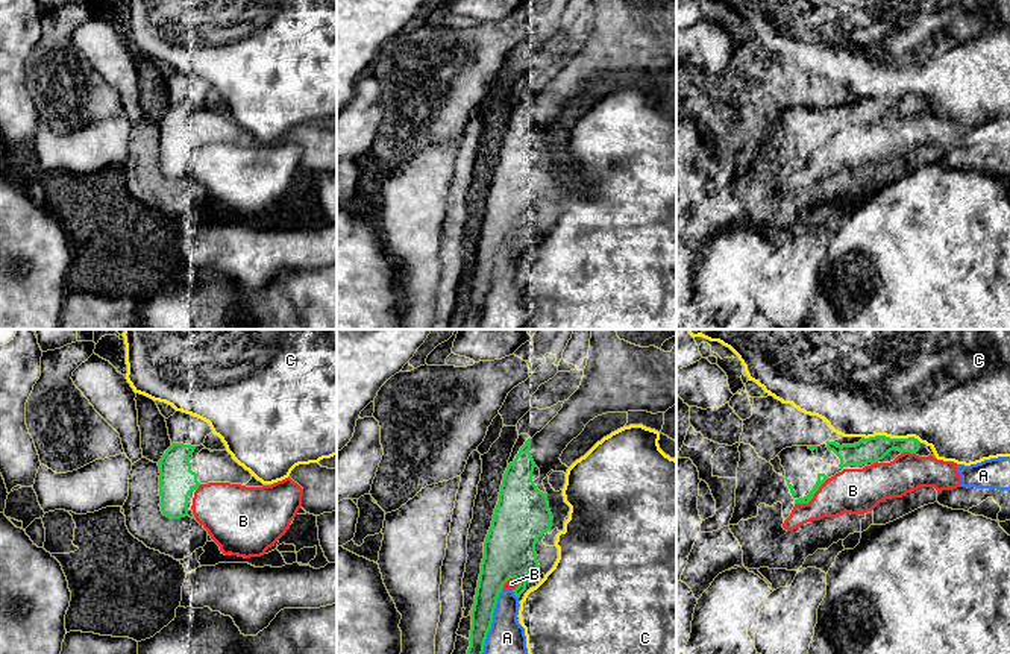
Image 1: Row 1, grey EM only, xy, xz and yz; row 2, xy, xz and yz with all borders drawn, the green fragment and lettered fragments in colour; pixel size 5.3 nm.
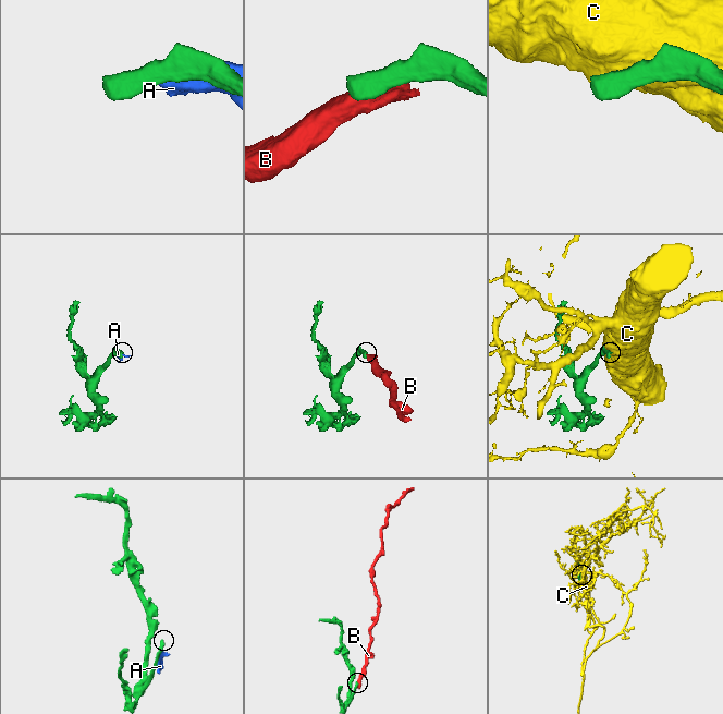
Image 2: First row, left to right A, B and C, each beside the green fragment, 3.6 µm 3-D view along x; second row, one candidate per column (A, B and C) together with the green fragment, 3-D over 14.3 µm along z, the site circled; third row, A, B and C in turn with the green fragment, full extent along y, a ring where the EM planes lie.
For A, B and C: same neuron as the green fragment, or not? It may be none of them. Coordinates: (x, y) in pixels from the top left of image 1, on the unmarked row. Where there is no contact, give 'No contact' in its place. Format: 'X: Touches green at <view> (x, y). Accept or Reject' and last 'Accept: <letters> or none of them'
A: Touches green at xz (490, 287). Reject
B: Touches green at yz (813, 155). Reject
C: Touches green at yz (892, 99). Reject
Accept: none of them

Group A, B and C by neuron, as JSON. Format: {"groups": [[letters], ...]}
{"groups": [["A", "B"], ["C"]]}

